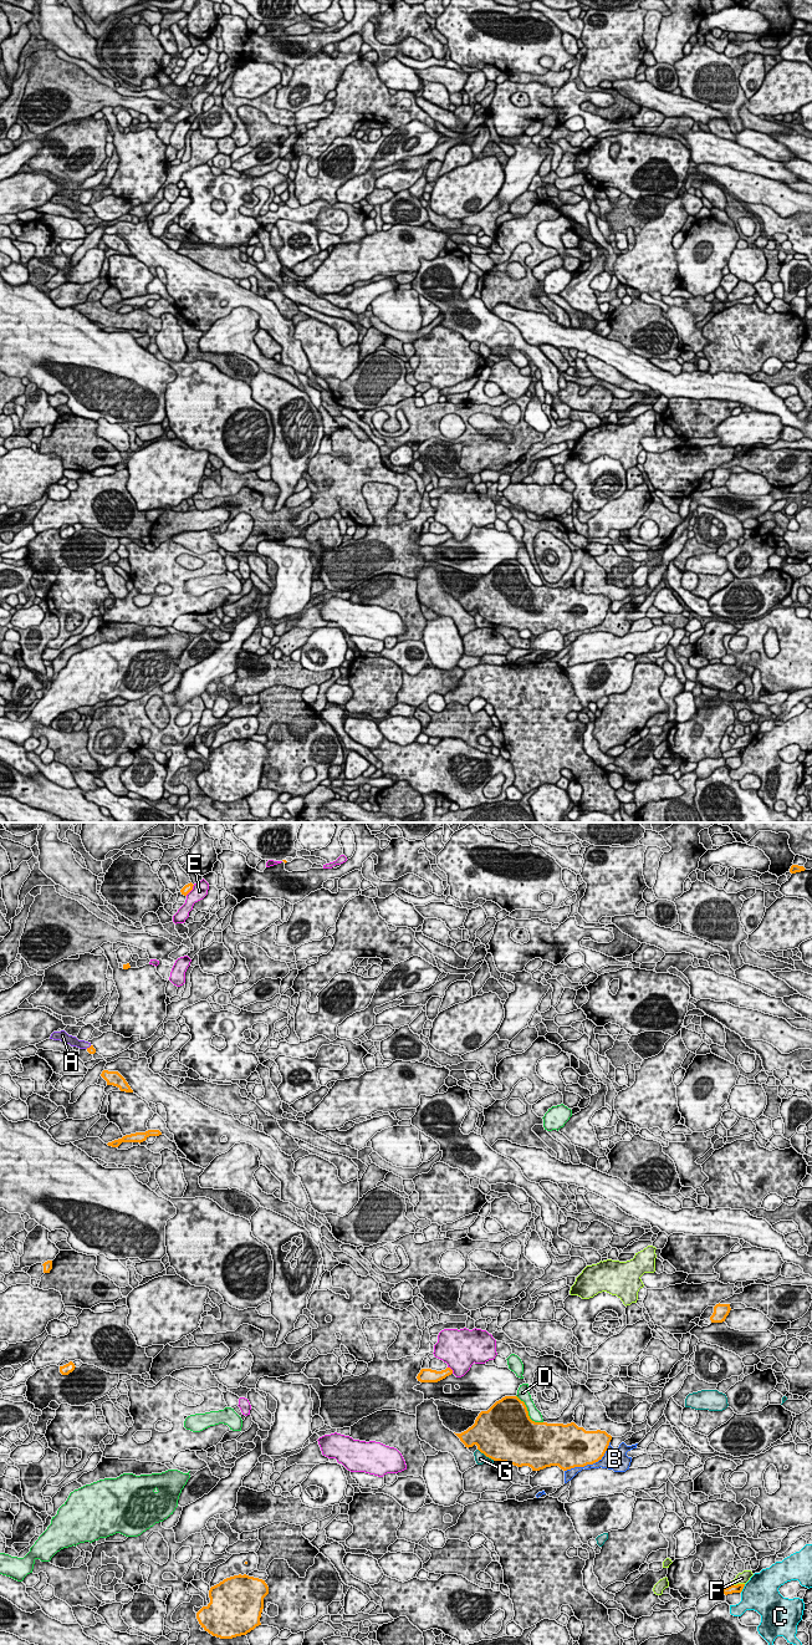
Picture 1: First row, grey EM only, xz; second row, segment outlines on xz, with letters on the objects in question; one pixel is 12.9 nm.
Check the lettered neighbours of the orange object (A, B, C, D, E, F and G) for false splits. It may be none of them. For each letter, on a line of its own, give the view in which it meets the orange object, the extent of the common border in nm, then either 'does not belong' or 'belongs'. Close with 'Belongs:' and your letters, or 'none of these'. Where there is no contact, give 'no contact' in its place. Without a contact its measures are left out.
A: meets orange in xz; contact 90 nm long; belongs
B: meets orange in xz; contact 700 nm long; does not belong
C: meets orange in xz; contact 130 nm long; does not belong
D: meets orange in xz; contact 500 nm long; does not belong
E: meets orange in xz; contact 190 nm long; does not belong
F: meets orange in xz; contact 180 nm long; does not belong
G: meets orange in xz; contact 260 nm long; does not belong
Belongs: A

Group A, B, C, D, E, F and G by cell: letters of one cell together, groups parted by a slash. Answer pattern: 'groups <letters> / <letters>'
groups A / B / C / D / E / F / G

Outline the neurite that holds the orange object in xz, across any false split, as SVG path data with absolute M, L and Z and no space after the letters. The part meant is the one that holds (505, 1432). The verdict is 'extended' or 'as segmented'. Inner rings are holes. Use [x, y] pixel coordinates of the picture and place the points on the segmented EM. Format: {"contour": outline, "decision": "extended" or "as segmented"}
{"contour": "M505 1396L487 1411L481 1411L475 1424L461 1433L455 1433L465 1447L478 1446L486 1457L517 1467L528 1466L532 1471L558 1466L567 1471L593 1465L604 1456L612 1436L606 1431L586 1431L574 1422L547 1424L530 1419L527 1407L517 1396Z", "decision": "as segmented"}

